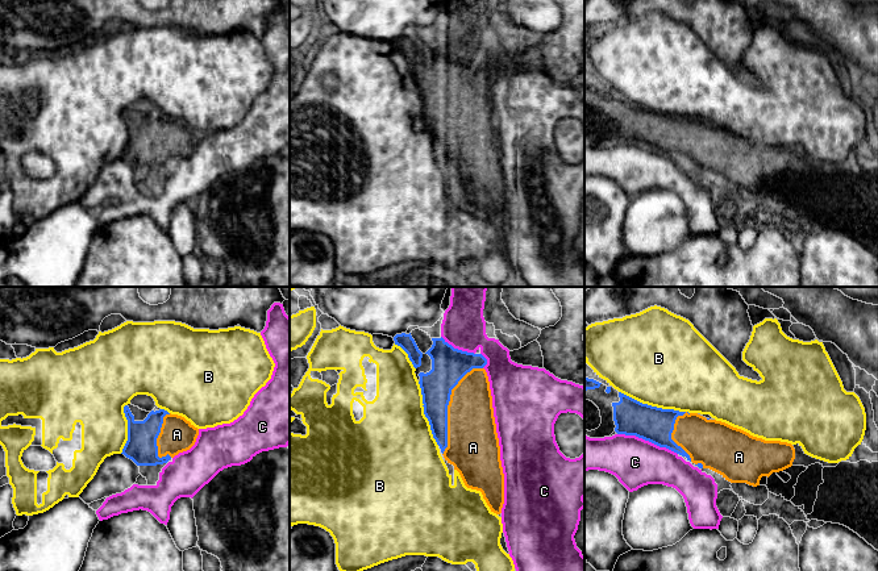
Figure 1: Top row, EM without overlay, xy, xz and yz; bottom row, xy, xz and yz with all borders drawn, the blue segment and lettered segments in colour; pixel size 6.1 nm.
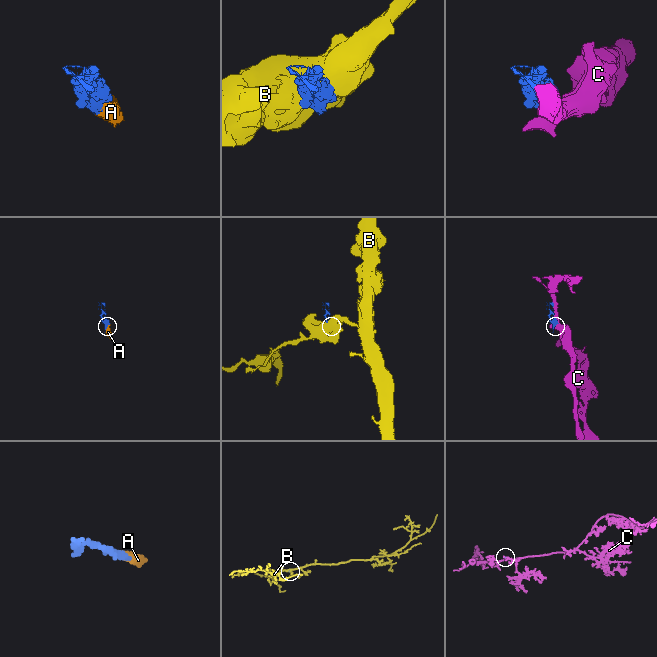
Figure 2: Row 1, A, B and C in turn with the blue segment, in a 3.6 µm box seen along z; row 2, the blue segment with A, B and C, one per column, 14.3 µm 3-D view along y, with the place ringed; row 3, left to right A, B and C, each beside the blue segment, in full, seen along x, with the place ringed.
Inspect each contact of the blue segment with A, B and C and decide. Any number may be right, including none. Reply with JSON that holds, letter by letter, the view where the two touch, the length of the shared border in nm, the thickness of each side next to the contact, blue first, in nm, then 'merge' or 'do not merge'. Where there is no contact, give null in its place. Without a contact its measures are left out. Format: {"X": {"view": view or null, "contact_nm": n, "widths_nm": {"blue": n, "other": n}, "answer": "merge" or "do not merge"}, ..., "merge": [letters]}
{"A": {"view": "xz", "contact_nm": 600, "widths_nm": {"blue": 220, "other": 300}, "answer": "merge"}, "B": {"view": "yz", "contact_nm": 420, "widths_nm": {"blue": 220, "other": 500}, "answer": "do not merge"}, "C": {"view": "yz", "contact_nm": 400, "widths_nm": {"blue": 220, "other": 300}, "answer": "do not merge"}, "merge": ["A"]}

